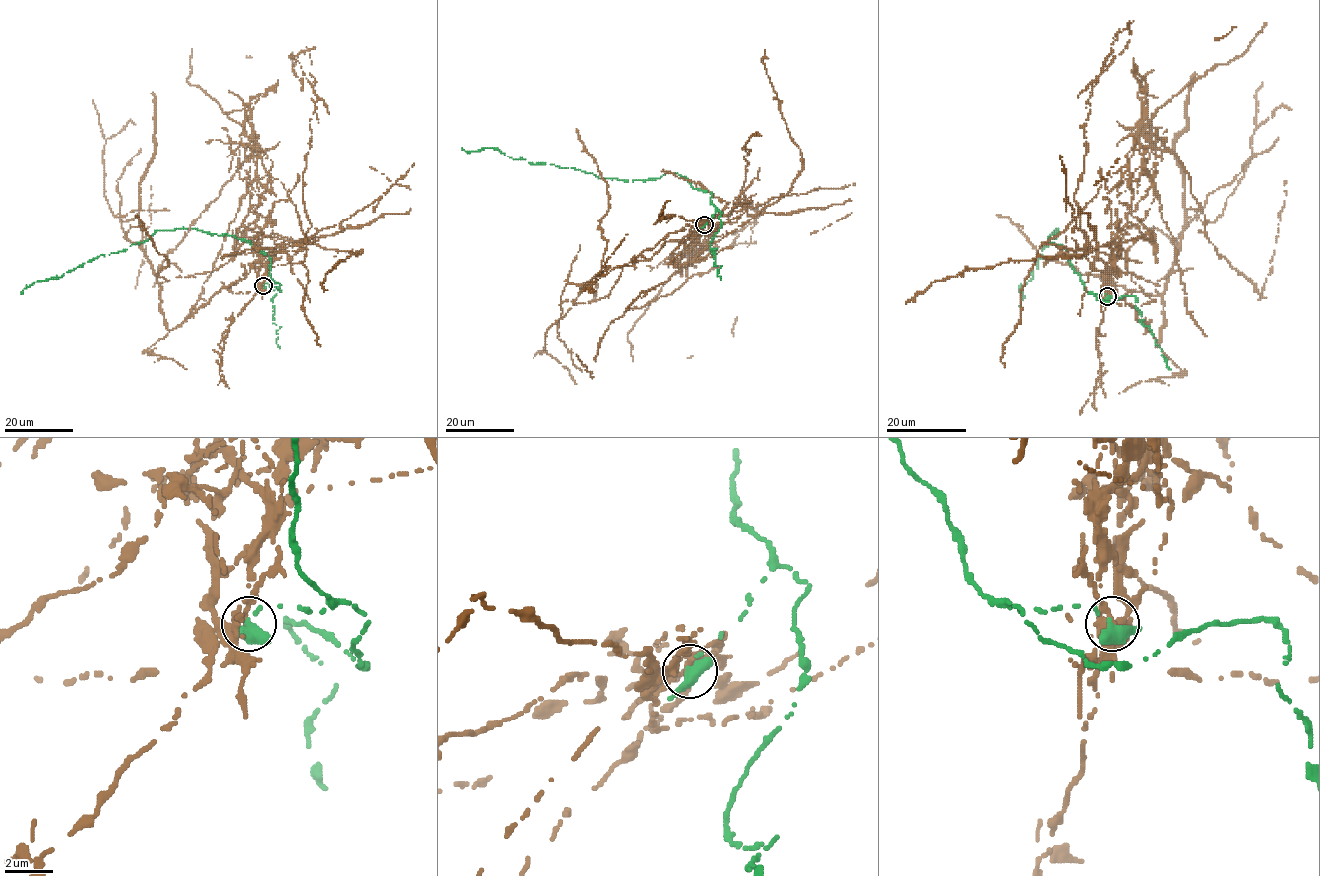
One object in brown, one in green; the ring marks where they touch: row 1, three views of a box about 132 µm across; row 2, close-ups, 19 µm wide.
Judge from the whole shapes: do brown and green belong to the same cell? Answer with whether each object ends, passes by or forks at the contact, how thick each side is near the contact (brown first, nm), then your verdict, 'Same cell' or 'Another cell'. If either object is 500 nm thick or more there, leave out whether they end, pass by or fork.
Thickness 140 nm (brown) against 550 nm. Another cell

